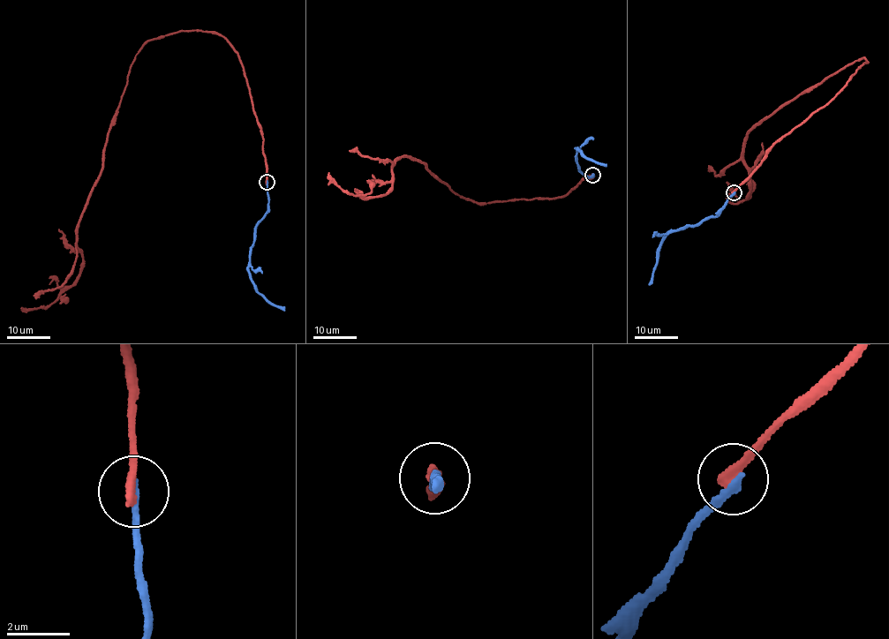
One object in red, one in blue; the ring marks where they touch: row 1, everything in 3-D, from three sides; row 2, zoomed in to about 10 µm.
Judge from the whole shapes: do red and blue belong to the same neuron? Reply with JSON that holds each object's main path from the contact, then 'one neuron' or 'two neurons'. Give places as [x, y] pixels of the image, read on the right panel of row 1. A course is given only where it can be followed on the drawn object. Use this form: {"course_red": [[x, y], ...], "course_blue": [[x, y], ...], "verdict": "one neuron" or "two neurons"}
{"course_red": [[734, 192], [867, 59], [750, 131], [743, 153], [749, 199], [739, 200], [727, 182]], "course_blue": [[734, 192], [719, 214], [666, 233], [649, 285]], "verdict": "two neurons"}

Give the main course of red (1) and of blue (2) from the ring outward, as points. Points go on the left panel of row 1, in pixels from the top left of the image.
1: (267, 182), (261, 128), (224, 37), (153, 38), (131, 65), (77, 228), (79, 279), (45, 306), (20, 308)
2: (267, 182), (267, 212), (256, 226), (248, 269), (258, 291), (284, 311)

